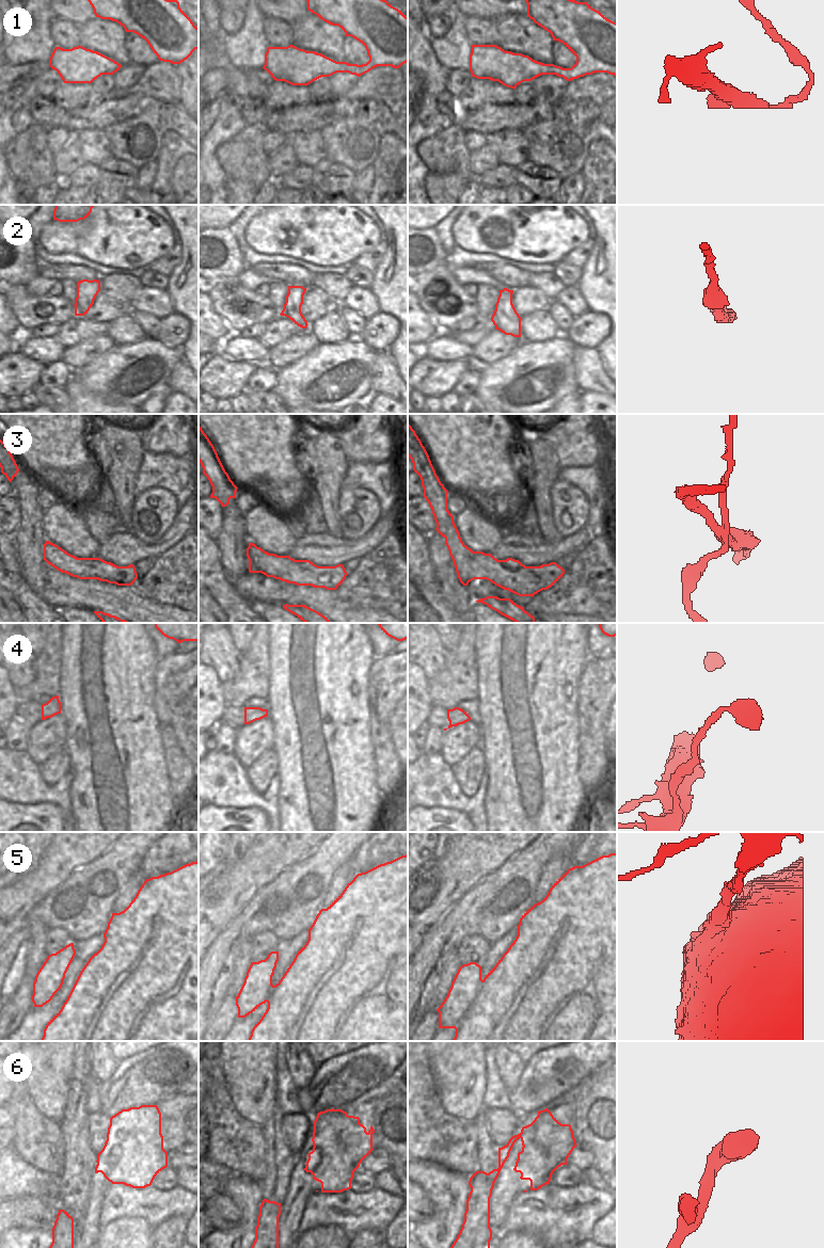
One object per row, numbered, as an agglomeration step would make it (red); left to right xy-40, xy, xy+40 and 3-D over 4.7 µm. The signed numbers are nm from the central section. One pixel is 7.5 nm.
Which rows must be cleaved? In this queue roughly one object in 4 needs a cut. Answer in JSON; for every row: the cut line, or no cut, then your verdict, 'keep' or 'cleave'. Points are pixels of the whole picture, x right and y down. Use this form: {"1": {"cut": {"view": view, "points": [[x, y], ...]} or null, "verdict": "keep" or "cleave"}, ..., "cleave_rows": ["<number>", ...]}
{"1": {"cut": null, "verdict": "keep"}, "2": {"cut": null, "verdict": "keep"}, "3": {"cut": {"view": "xy+40", "points": [[469, 548], [470, 566], [477, 578]]}, "verdict": "cleave"}, "4": {"cut": null, "verdict": "keep"}, "5": {"cut": {"view": "xy", "points": [[274, 986], [269, 994], [250, 992], [243, 1003], [238, 996]]}, "verdict": "cleave"}, "6": {"cut": {"view": "xy+40", "points": [[552, 1162], [545, 1166], [547, 1172]]}, "verdict": "cleave"}, "cleave_rows": ["3", "5", "6"]}

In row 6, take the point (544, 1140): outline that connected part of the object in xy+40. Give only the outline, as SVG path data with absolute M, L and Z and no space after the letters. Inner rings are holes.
M548 1108L538 1111L535 1120L522 1127L520 1135L523 1147L513 1170L521 1173L521 1180L530 1181L530 1190L550 1184L553 1172L561 1165L567 1165L569 1155L577 1146L571 1125L561 1124Z

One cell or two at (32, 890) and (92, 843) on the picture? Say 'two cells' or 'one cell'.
one cell

